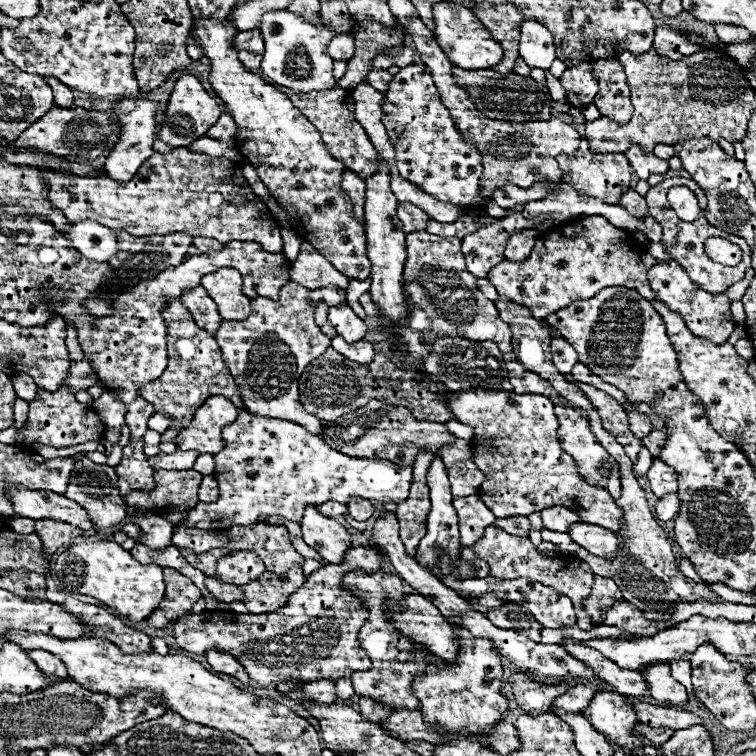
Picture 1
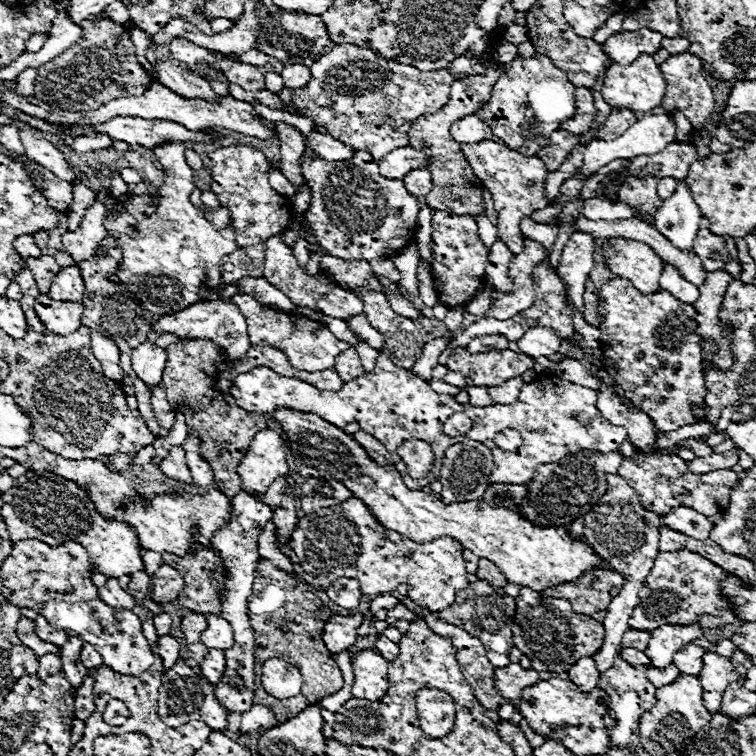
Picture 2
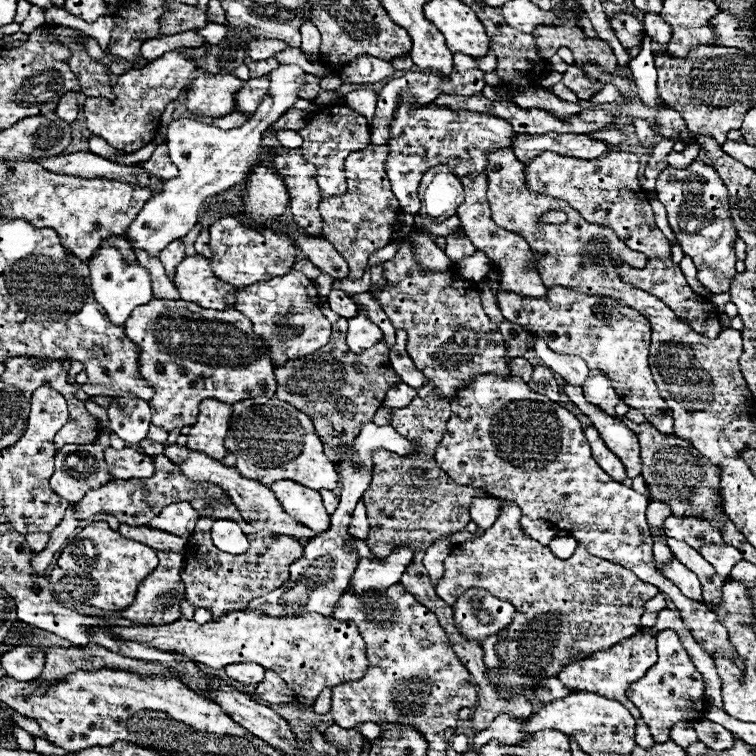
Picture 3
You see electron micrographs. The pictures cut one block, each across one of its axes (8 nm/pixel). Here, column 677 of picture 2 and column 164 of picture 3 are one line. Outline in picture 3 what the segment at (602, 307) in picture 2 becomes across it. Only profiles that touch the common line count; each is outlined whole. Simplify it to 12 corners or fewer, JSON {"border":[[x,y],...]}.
{"border":[[152,298],[126,336],[152,424],[206,398],[276,392],[270,350],[234,306]]}

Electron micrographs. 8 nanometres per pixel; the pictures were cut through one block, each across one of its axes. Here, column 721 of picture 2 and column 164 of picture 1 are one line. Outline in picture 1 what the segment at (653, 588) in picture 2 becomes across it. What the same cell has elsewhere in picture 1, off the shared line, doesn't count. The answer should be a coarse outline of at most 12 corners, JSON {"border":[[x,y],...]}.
{"border":[[164,568],[166,592],[146,618],[164,628],[190,612],[202,592],[174,568]]}

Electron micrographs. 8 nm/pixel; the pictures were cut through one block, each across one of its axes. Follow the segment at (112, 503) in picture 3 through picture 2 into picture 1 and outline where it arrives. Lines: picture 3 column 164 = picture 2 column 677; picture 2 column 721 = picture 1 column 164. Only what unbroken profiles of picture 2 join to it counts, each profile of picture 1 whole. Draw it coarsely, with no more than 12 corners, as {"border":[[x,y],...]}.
{"border":[[156,470],[154,490],[122,496],[128,512],[184,512],[202,474]]}

